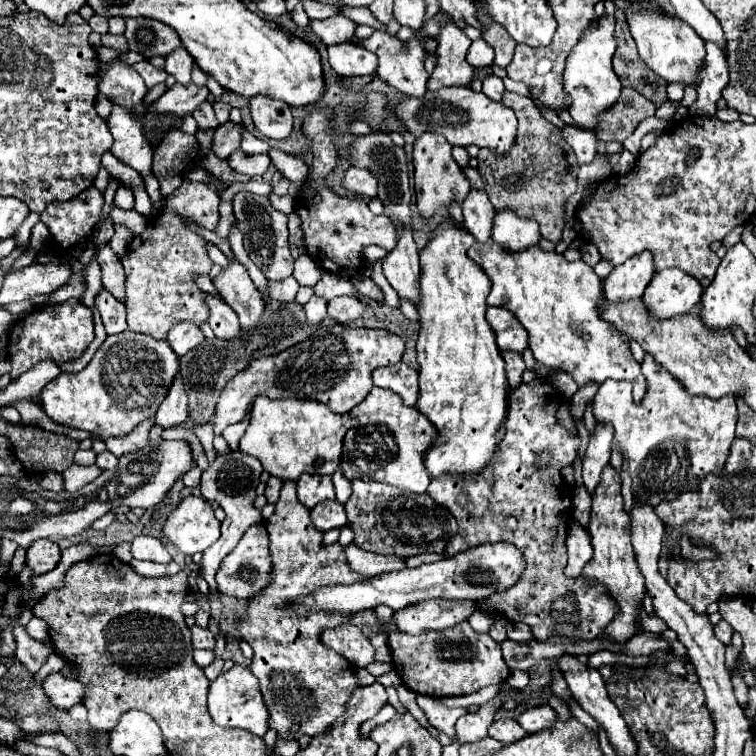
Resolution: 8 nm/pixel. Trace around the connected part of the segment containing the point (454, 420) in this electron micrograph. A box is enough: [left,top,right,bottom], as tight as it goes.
[416,219,510,477]

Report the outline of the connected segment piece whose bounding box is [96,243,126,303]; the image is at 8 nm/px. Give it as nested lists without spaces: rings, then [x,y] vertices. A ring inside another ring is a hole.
[[[98,245],[96,249],[96,257],[98,257],[98,263],[102,267],[102,283],[104,287],[114,293],[114,297],[118,301],[124,303],[126,299],[126,289],[124,289],[124,269],[122,269],[122,263],[118,261],[118,255],[110,249],[110,245]]]

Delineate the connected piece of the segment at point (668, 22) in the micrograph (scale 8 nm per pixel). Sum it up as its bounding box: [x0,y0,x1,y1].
[626,9,704,87]

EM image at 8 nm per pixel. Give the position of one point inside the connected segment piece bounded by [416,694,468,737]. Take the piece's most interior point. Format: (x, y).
(443, 718)

